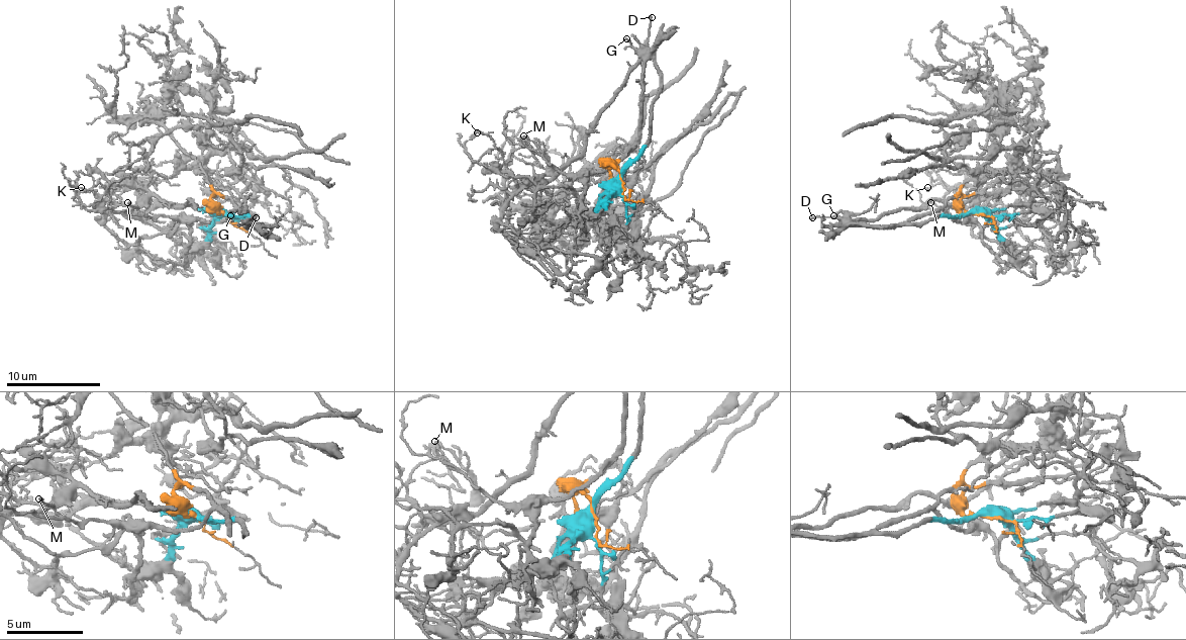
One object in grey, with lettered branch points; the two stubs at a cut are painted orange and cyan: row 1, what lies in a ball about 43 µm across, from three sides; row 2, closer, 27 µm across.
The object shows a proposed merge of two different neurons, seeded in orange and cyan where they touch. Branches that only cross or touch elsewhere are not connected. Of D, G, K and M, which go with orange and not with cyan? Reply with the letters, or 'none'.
D, G, K, M

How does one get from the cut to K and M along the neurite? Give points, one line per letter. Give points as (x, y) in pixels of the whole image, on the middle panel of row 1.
K: (621, 181), (612, 164), (640, 131), (640, 64), (586, 146), (541, 183), (518, 181), (495, 144), (476, 131)
M: (621, 181), (614, 167), (609, 167), (628, 151), (602, 171), (565, 174), (536, 155), (522, 136)

